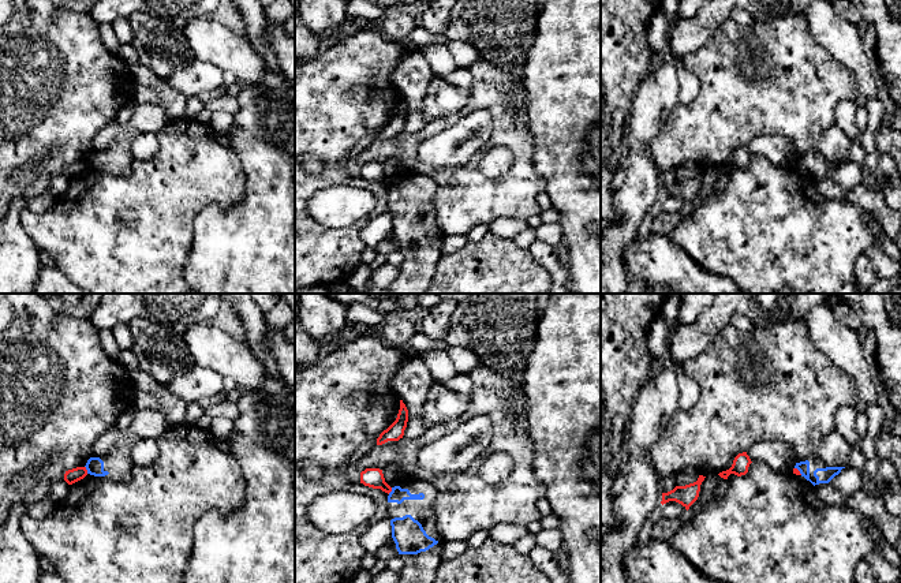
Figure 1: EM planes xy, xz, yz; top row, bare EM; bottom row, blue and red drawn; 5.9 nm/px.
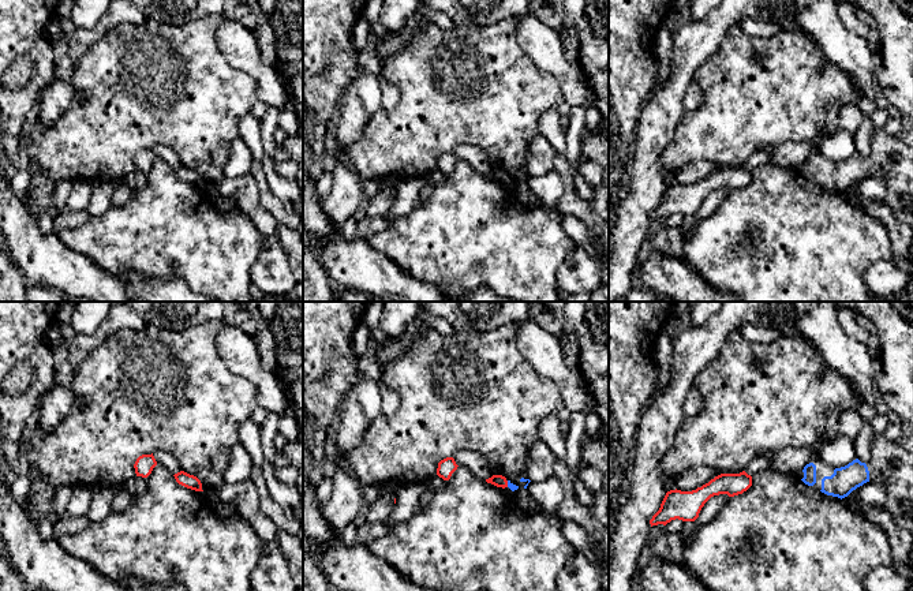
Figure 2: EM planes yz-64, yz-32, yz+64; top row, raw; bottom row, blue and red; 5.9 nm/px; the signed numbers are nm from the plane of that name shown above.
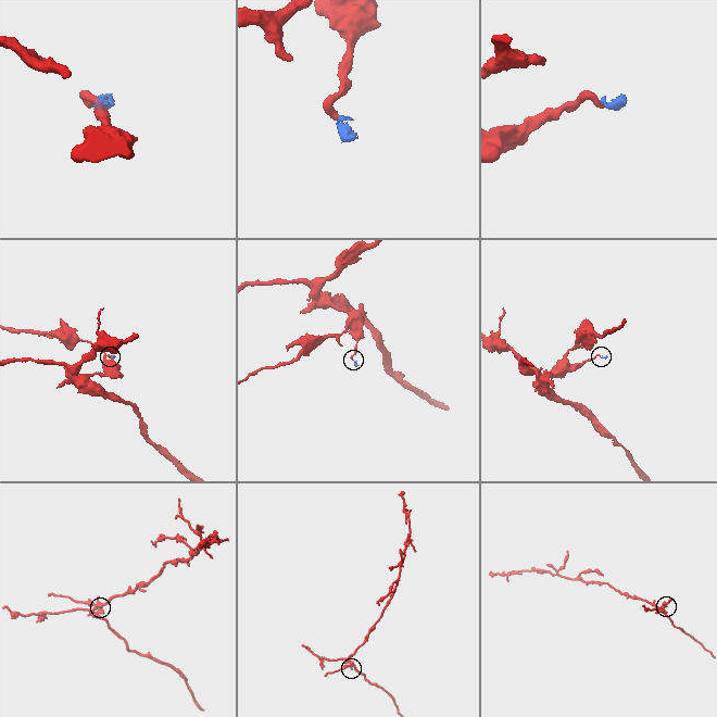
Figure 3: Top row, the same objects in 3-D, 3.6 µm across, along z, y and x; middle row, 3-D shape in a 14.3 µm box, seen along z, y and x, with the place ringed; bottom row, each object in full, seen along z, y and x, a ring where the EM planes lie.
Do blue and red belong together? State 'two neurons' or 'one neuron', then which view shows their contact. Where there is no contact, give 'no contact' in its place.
two neurons | xy

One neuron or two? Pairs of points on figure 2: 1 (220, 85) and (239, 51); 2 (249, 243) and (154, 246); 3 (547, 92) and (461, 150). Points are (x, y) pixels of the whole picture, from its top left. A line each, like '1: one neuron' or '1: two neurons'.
1: two neurons
2: one neuron
3: two neurons

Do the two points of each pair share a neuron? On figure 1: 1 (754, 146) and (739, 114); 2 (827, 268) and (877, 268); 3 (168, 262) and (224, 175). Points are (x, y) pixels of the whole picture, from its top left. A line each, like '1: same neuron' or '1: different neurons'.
1: different neurons
2: different neurons
3: same neuron

